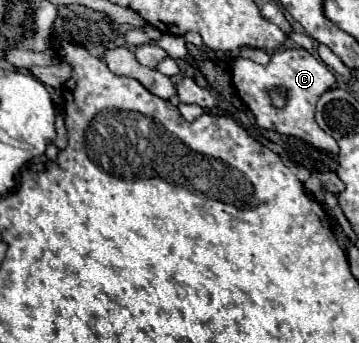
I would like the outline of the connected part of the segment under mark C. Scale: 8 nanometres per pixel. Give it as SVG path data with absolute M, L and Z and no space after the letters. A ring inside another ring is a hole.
M284 49L282 53L270 55L268 65L258 65L250 59L236 57L232 61L232 81L234 81L234 87L236 87L238 95L242 97L242 101L256 115L256 121L260 127L298 137L298 139L314 145L317 149L338 155L337 141L318 127L318 123L314 119L316 101L320 99L320 95L324 91L336 87L336 79L332 75L332 71L320 59L316 59L312 53L308 53L306 49ZM272 89L286 91L286 105L282 109L272 105L272 97L270 97Z

